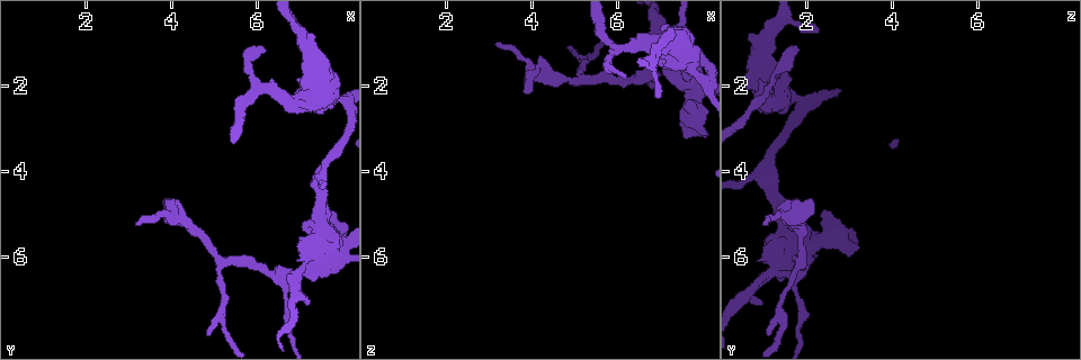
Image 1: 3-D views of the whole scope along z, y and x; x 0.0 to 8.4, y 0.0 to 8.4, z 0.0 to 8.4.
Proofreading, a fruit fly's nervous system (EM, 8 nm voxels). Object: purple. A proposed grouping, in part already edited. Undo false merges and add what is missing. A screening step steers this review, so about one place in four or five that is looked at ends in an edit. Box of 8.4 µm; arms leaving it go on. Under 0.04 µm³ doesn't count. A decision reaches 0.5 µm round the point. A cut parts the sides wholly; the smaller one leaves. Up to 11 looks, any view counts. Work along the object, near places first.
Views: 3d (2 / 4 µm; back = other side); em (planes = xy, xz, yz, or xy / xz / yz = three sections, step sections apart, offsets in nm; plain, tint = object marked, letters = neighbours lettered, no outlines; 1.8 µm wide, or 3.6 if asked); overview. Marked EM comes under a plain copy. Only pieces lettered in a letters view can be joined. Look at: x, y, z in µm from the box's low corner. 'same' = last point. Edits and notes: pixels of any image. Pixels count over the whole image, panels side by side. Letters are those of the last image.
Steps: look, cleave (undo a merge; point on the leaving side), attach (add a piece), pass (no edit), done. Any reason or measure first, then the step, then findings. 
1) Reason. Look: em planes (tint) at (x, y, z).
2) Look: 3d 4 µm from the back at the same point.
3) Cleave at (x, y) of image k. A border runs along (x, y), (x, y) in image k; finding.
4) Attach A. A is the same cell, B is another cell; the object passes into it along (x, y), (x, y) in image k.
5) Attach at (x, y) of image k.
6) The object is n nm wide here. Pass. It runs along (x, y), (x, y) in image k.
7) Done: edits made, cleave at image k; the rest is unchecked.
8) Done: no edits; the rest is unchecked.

Abrupt turn. Look: 3d 4 µm at (7.65, 2.30, 1.45).

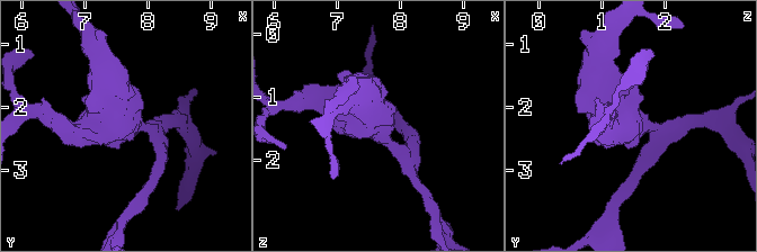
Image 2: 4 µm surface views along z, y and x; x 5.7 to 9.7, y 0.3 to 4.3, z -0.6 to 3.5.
Look: em 3.6 µm planes (letters) at (7.65, 2.30, 1.45).

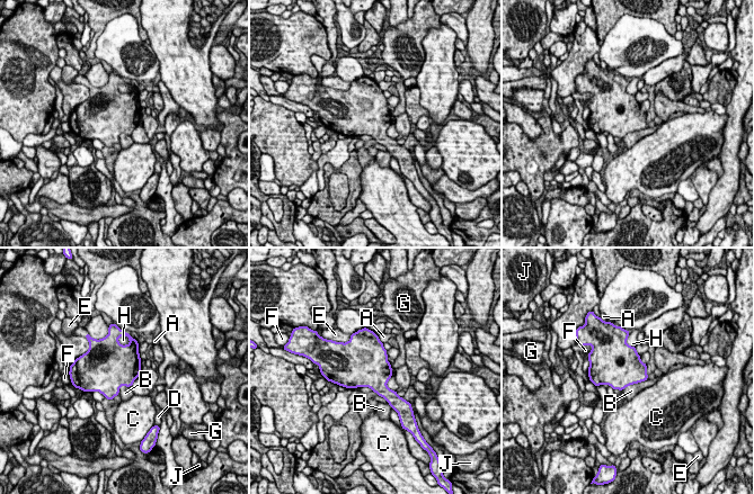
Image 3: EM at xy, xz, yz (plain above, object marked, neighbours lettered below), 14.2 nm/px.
The object is 600 nm wide here. Pass. A, B, C, D, E, F, G, H and J are other cells; a border runs along (647, 378), (629, 384), (622, 391) in image 3; continuous, no second neuron.

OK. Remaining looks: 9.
Calibre changes. Look: 3d 2 µm at (6.95, 6.35, 1.40).

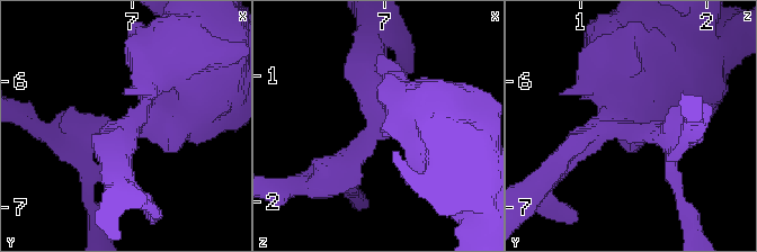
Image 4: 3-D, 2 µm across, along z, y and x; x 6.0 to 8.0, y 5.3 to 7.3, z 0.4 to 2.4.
4 arms meet here; now the EM. Look: em planes (tint) at (6.98, 6.36, 1.36).

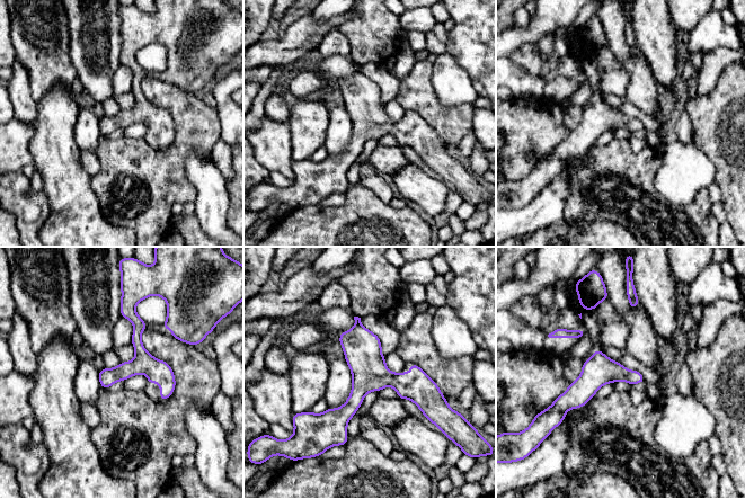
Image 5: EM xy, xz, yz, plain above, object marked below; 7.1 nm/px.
Look: em planes (letters) at the same point.

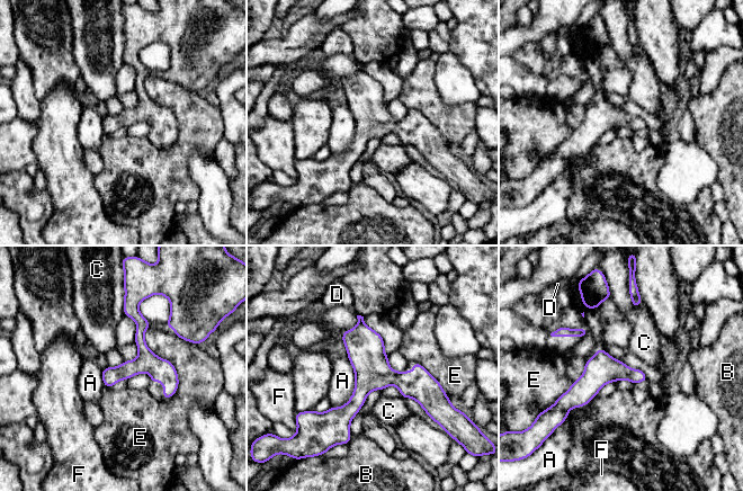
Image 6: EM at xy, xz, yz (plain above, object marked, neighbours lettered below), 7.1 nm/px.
Pass. A, B, C, D, E and F are other cells; it runs along (438, 389), (375, 380), (341, 416), (322, 416) in image 6; all the same neuron.

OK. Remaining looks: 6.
Sharp bend. Look: 3d 4 µm at (4.10, 5.10, 1.60).

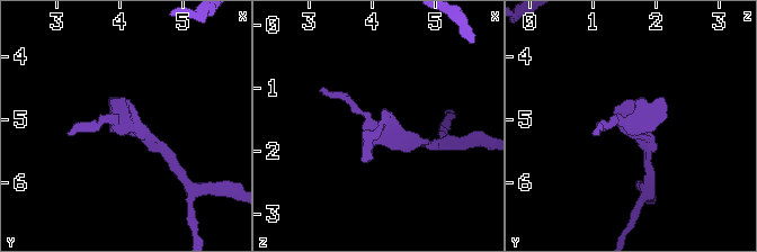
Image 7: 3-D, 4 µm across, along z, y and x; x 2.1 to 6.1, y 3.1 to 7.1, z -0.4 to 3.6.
Now the EM. Look: em planes (tint) at (4.15, 5.10, 1.65).

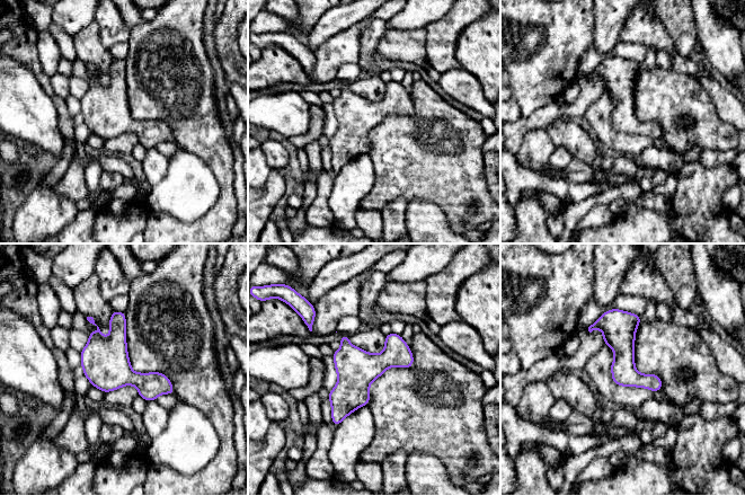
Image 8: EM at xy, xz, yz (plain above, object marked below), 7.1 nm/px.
Look: em planes (letters) at the same point.

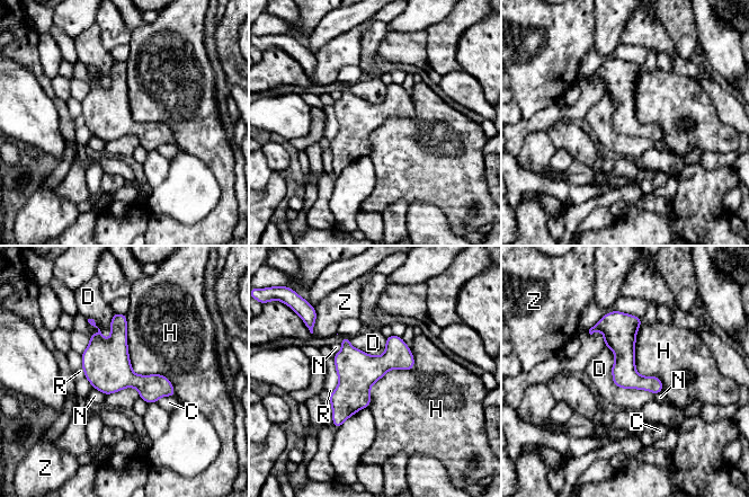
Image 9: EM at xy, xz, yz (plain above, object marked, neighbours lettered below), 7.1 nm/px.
The object is 180 nm wide here. Pass. C, D, H, N, R and Z are other cells; a border runs along (125, 314), (131, 369), (176, 396) in image 9; all the same neuron.

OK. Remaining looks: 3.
Look: em 3.6 µm planes (tint) at (6.20, 1.10, 1.75).

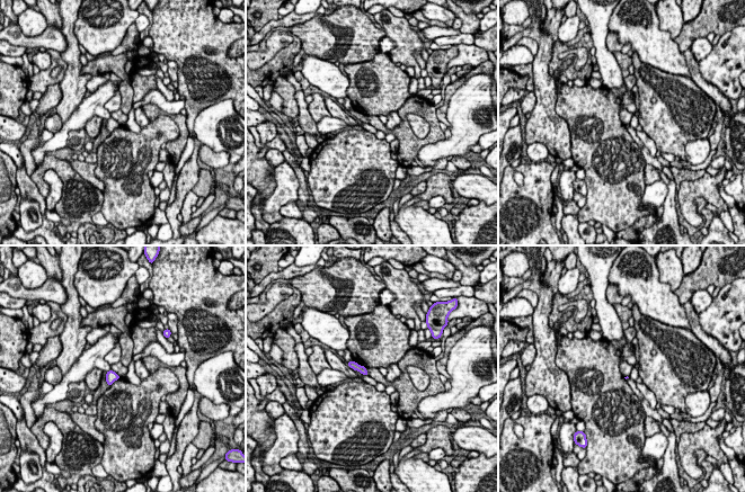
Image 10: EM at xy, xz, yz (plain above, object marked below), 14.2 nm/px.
What lies round it. Look: em 3.6 µm planes (letters) at the same point.

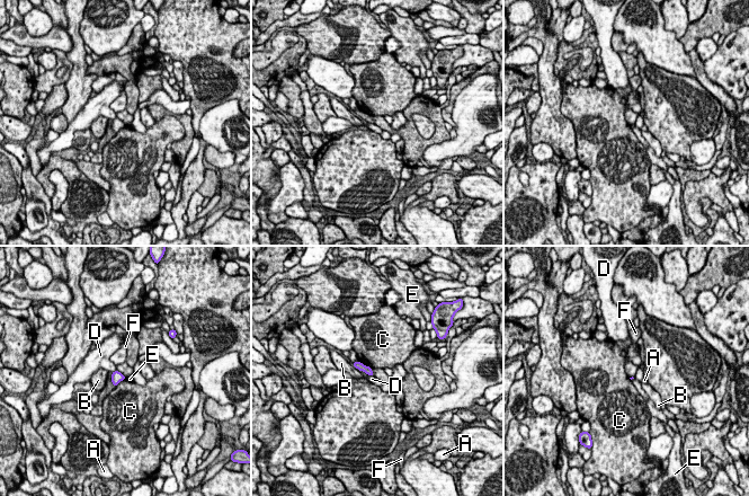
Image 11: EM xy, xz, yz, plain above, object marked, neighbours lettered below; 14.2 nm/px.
Pass. A, B, C, D, E and F are other cells; a border runs along (358, 360), (371, 369) in image 11; no lettered piece goes on from it.

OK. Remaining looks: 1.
Done: no edits; the rest is unchecked.

